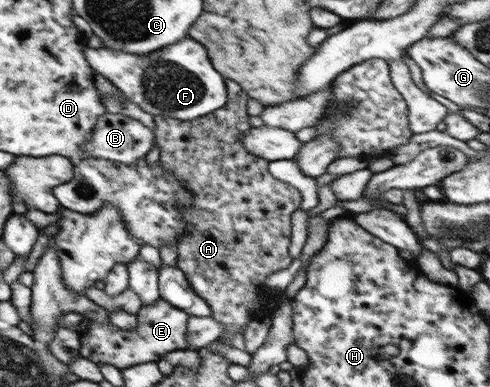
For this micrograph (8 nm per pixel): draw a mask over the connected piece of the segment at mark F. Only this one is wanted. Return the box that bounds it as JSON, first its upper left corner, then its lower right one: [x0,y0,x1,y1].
[83,37,227,120]

